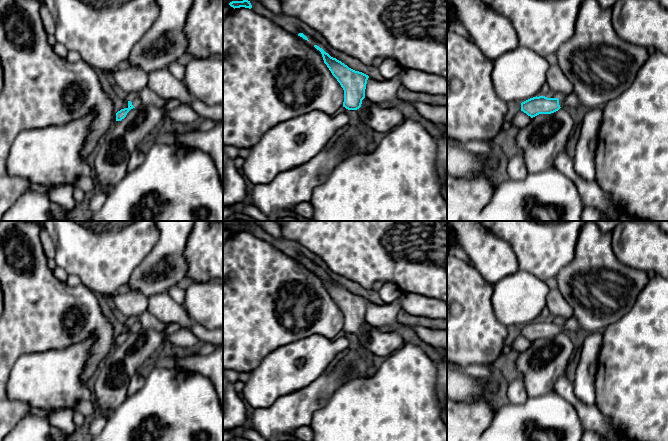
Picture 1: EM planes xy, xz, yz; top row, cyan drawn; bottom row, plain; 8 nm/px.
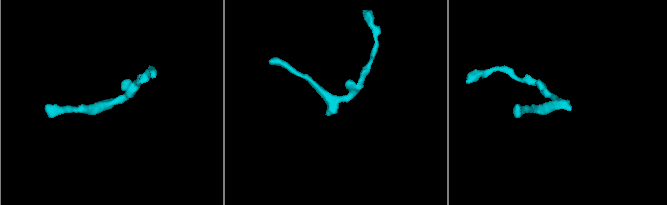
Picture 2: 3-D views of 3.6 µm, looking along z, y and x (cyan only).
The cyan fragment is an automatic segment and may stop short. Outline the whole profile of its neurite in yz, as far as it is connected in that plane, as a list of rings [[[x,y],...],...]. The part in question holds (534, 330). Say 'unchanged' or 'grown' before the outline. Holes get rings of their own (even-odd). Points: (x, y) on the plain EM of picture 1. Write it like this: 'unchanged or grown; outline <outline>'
grown; outline [[[571,316],[560,323],[545,320],[530,322],[521,327],[521,335],[533,342],[539,338],[554,337],[564,330],[583,332],[580,323],[574,316]]]

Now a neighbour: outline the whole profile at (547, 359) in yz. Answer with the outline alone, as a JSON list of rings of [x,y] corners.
[[[560,332],[551,338],[539,338],[530,347],[519,353],[516,361],[518,375],[523,377],[528,396],[540,396],[554,391],[555,381],[566,376],[569,359],[574,351],[574,345],[566,334]]]

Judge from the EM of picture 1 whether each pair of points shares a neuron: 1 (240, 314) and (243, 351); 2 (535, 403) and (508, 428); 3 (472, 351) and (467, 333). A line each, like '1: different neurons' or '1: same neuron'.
1: same neuron
2: same neuron
3: same neuron

